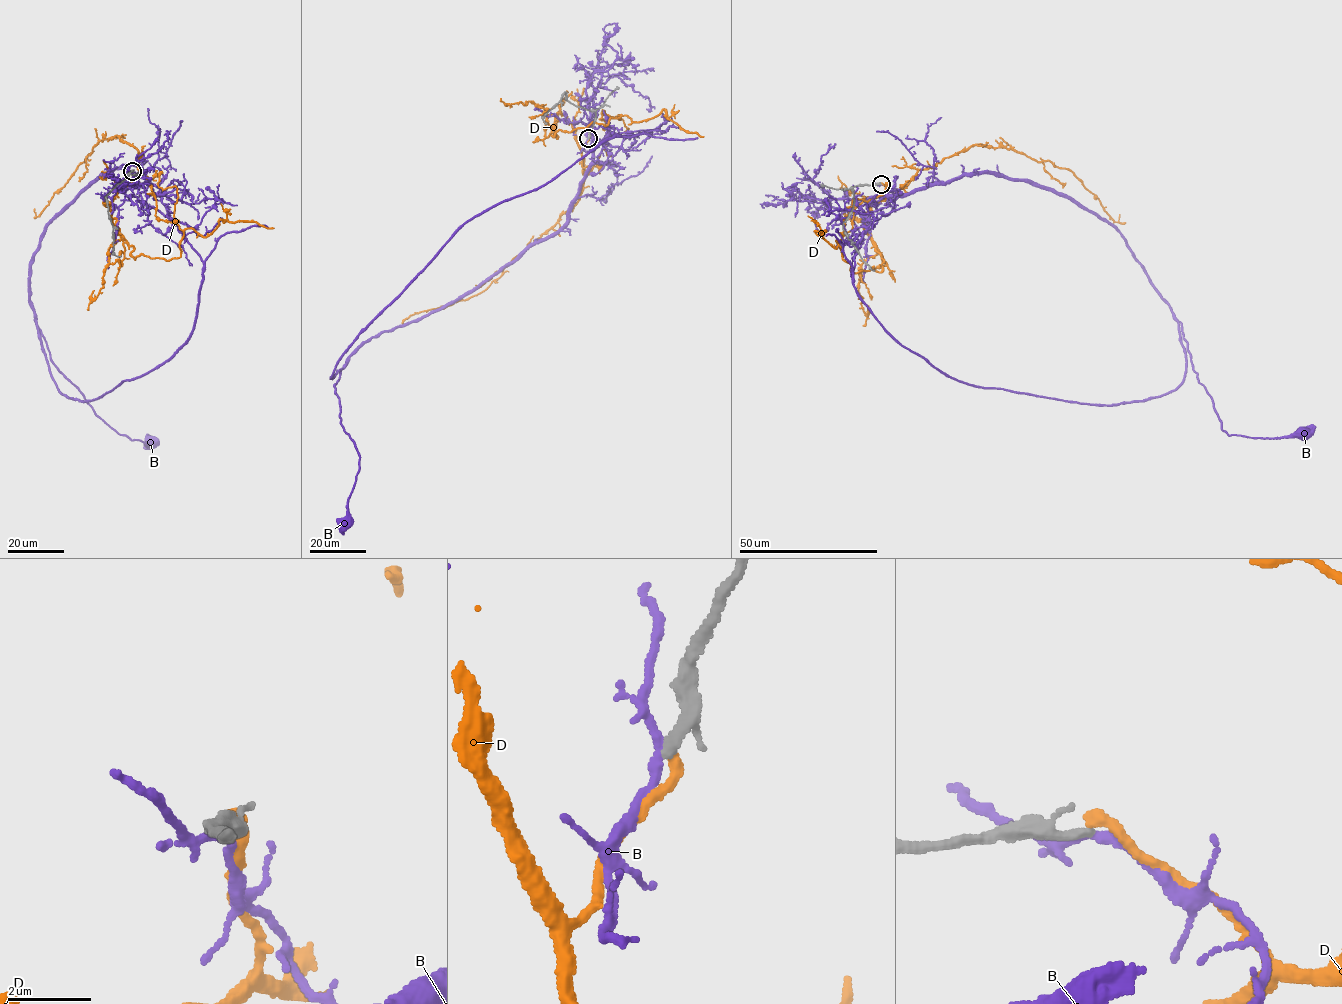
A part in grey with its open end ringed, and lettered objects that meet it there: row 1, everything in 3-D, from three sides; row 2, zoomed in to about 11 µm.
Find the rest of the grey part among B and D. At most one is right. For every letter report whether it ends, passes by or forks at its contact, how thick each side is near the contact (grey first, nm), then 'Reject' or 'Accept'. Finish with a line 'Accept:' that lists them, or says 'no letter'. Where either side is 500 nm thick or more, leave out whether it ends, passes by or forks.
B: It forks there. Thickness 200 nm (grey) against 170 nm. Reject
D: It ends there. Thickness 190 nm (grey) against 300 nm. Reject
Accept: no letter

